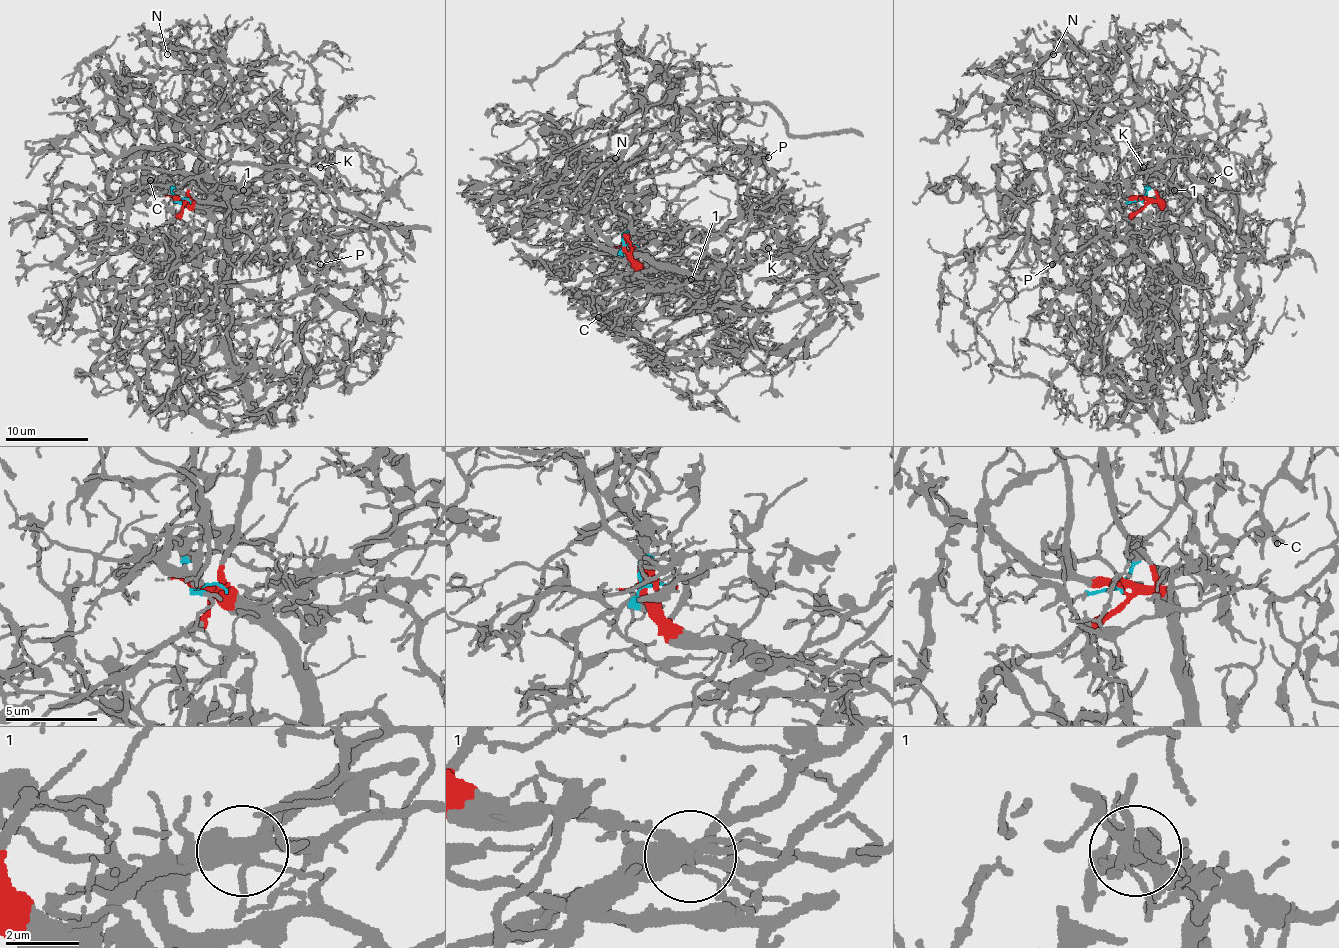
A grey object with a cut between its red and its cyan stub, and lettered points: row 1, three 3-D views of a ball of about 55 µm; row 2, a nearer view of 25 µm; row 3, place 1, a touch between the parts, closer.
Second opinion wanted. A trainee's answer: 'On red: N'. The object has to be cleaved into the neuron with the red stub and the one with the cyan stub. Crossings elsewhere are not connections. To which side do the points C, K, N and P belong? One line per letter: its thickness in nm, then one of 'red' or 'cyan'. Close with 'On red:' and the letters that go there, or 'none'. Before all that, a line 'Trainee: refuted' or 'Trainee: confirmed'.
Trainee: confirmed
C: calibre 150 nm; cyan
K: calibre 100 nm; cyan
N: calibre 140 nm; red
P: calibre 170 nm; cyan
On red: N

